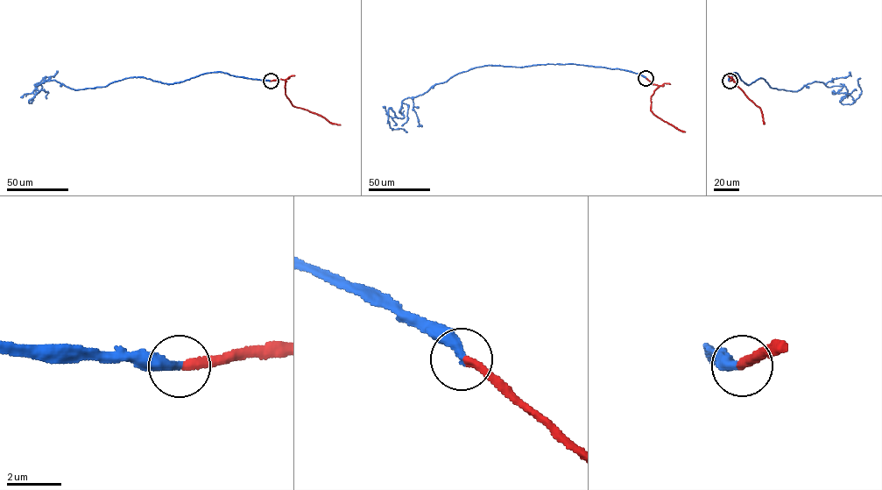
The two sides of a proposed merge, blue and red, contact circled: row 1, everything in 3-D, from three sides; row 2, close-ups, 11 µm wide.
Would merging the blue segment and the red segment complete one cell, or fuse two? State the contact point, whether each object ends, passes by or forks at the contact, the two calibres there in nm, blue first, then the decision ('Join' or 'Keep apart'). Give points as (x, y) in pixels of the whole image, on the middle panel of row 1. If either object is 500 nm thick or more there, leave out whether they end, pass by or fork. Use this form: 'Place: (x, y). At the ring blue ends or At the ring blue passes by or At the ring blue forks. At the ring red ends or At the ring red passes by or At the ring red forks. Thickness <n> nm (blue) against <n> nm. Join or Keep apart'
Place: (645, 78). At the ring blue ends. At the ring red ends. Thickness 360 nm (blue) against 320 nm. Join

